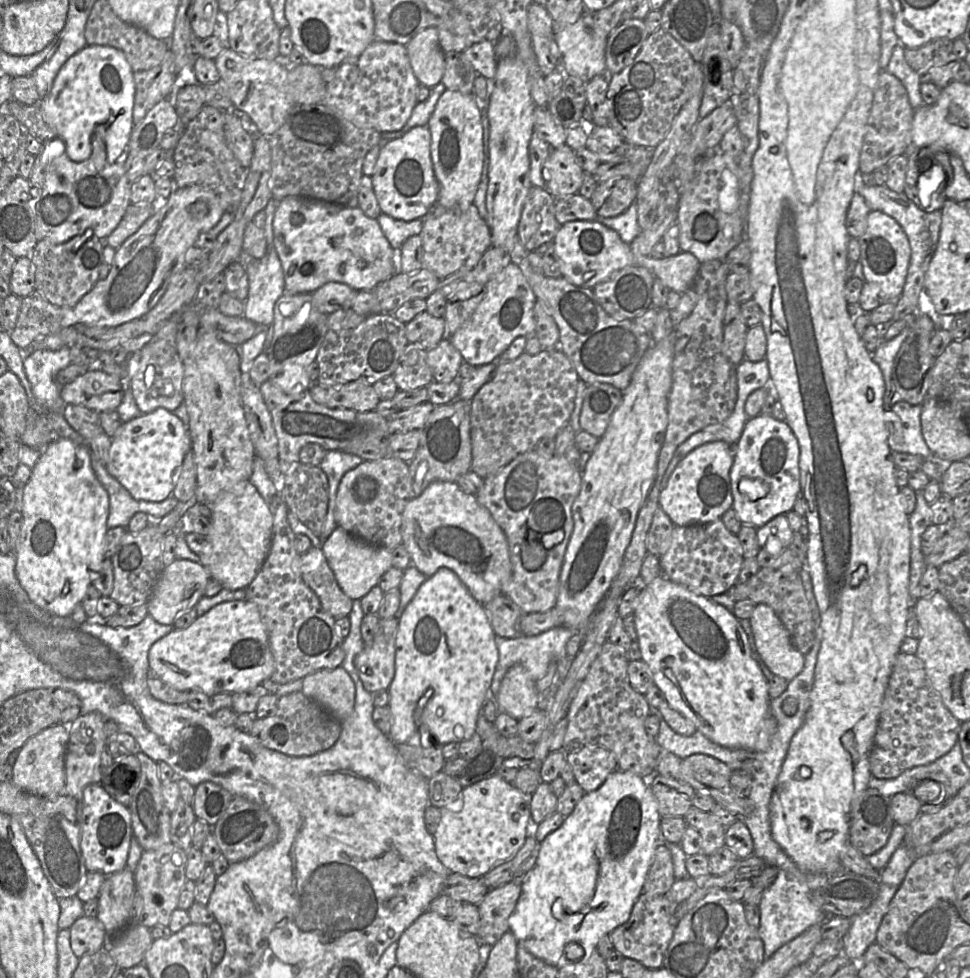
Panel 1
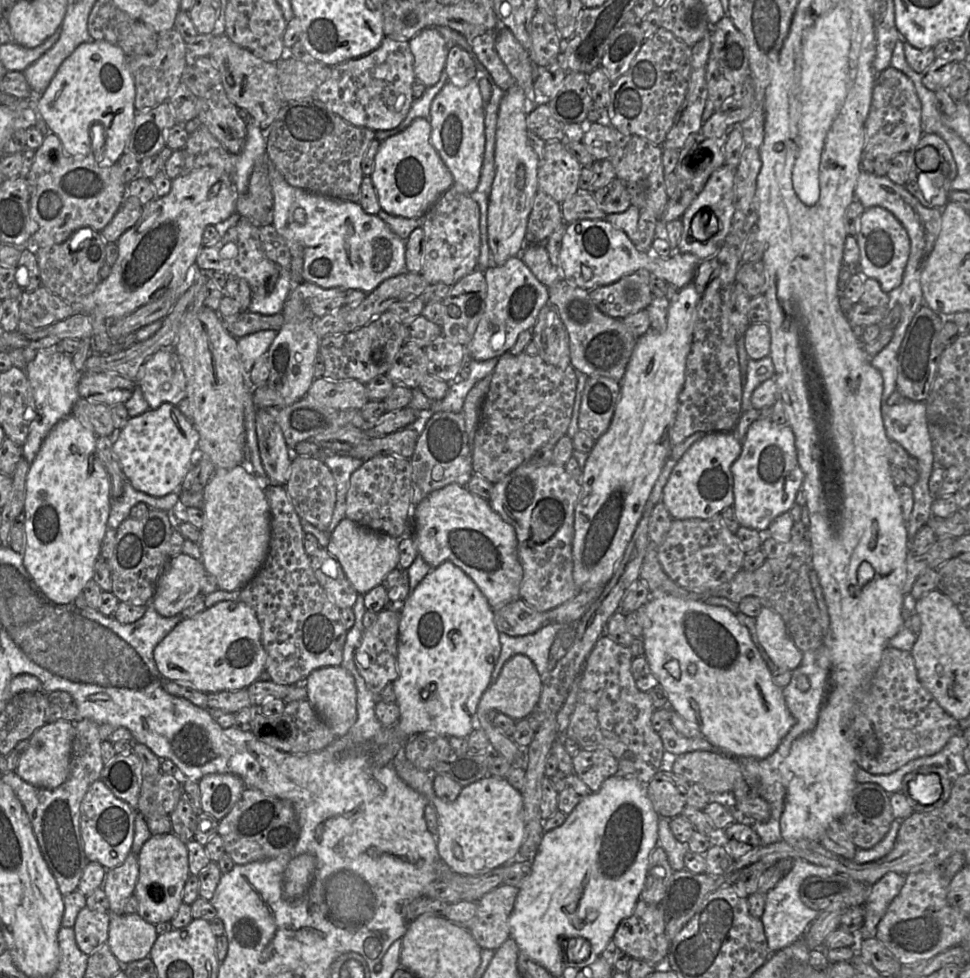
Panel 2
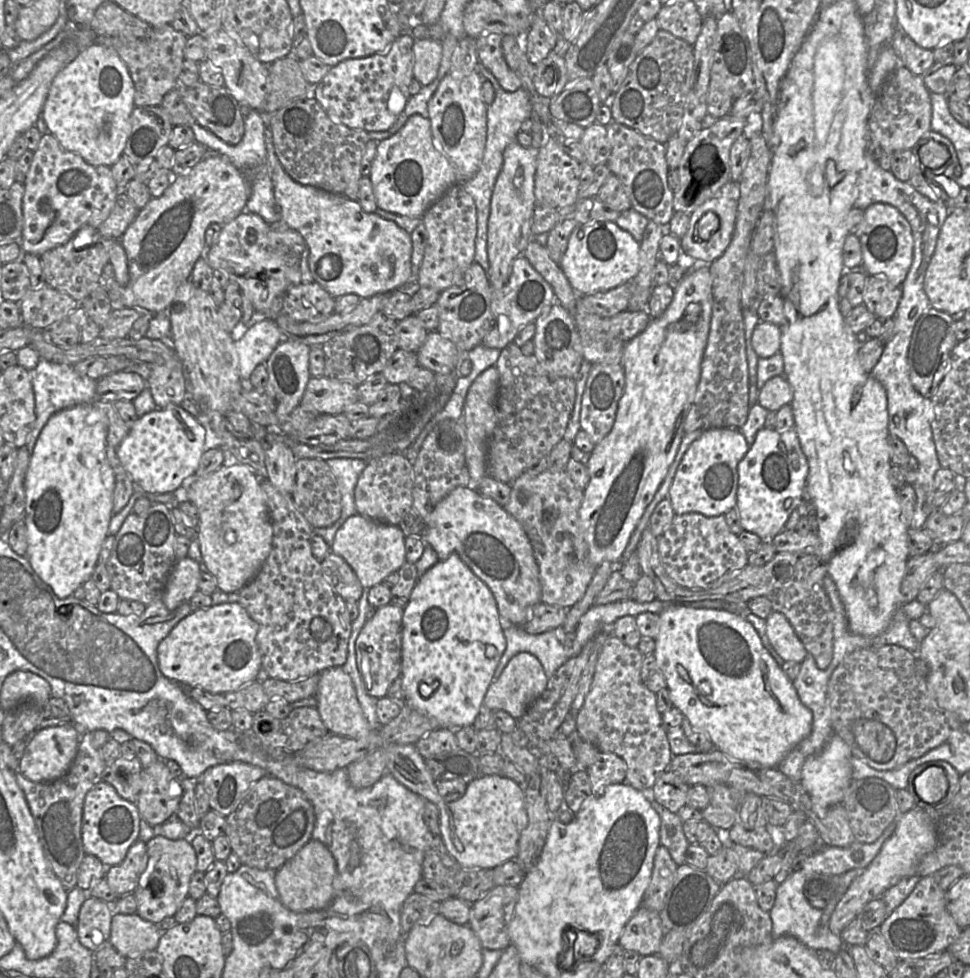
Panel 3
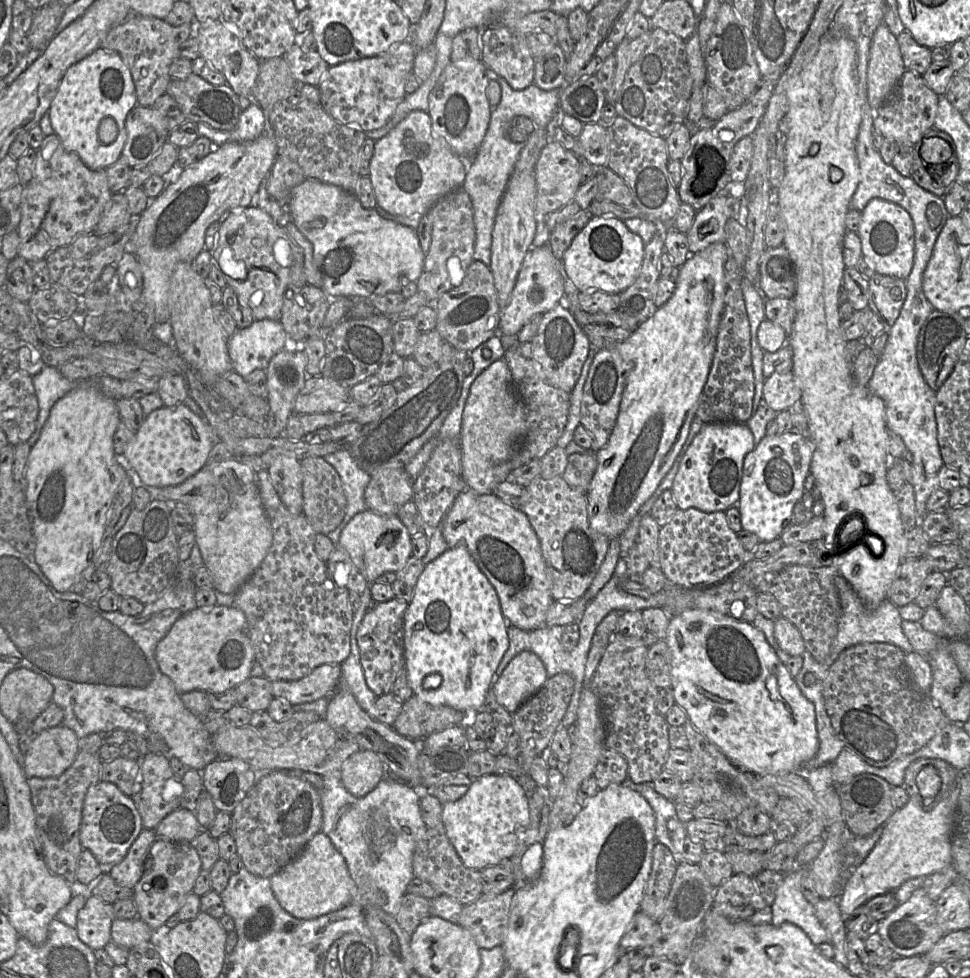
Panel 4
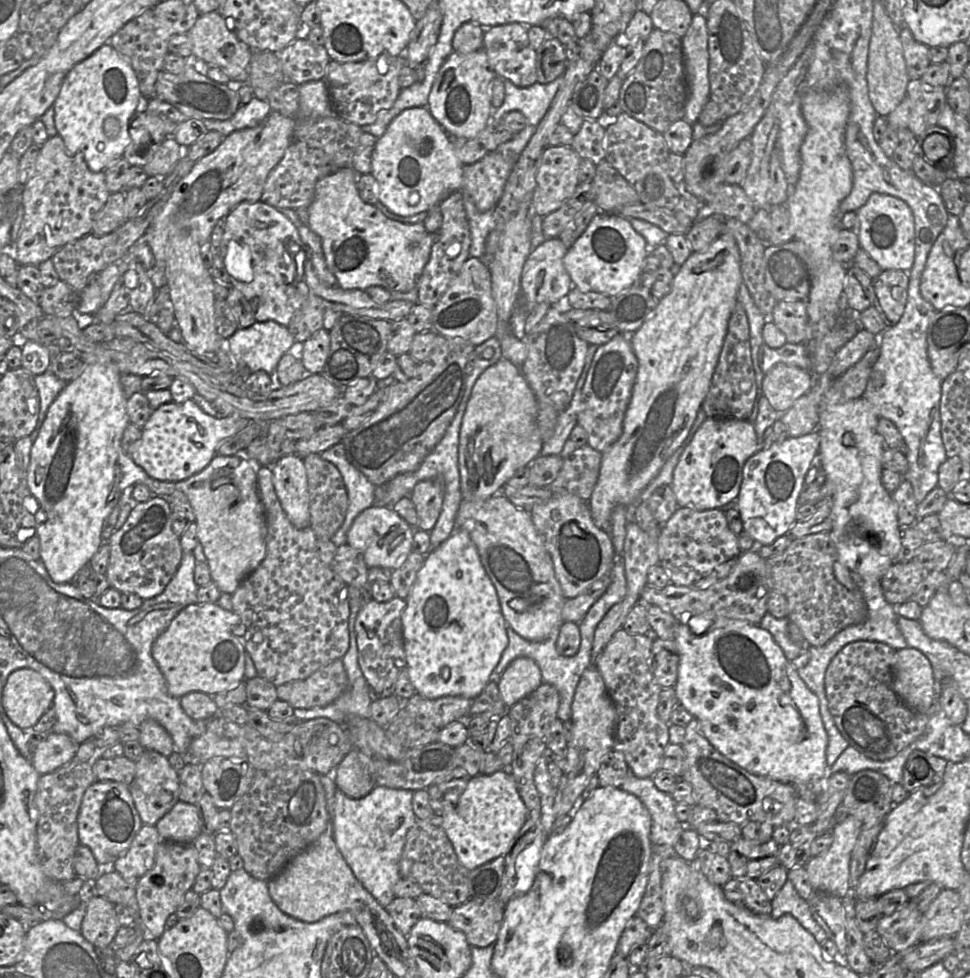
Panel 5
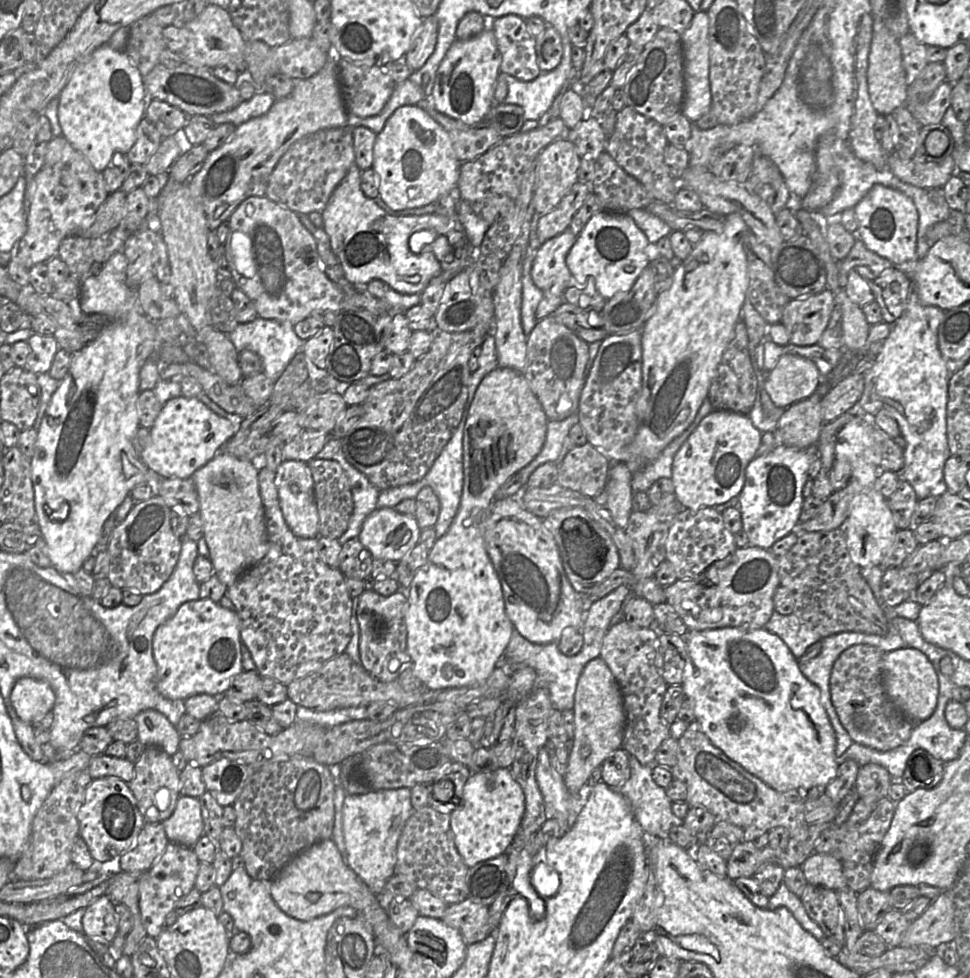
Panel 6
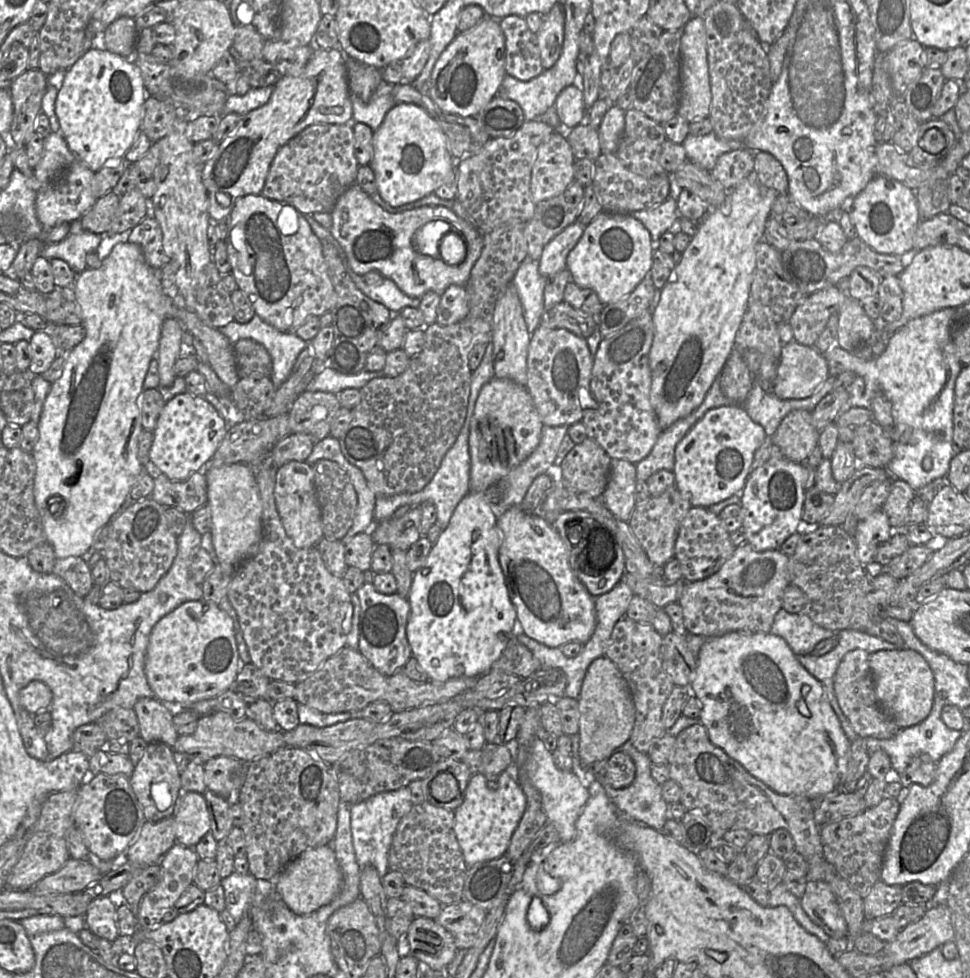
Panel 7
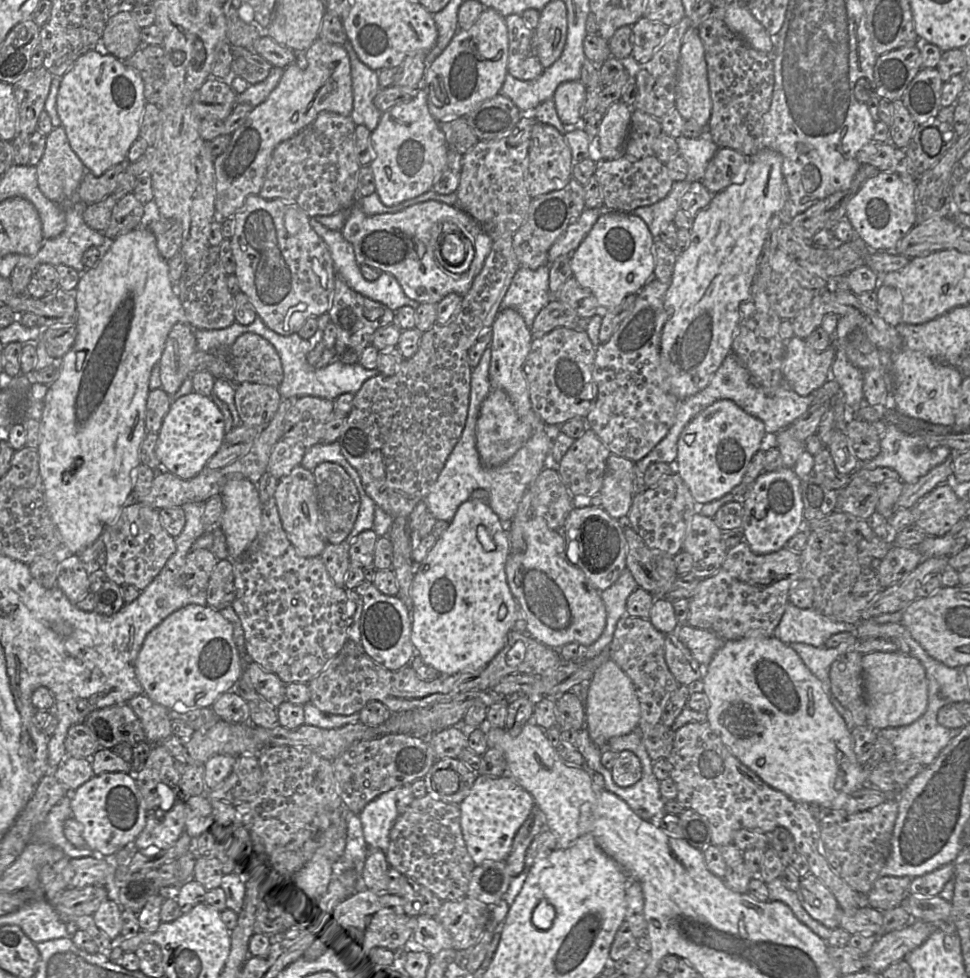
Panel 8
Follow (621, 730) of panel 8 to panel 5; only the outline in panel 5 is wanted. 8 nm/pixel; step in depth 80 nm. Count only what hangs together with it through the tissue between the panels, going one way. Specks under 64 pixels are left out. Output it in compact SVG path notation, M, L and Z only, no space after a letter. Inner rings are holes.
M590 664L578 682L572 703L573 738L568 743L566 767L554 798L554 819L567 815L574 807L591 777L597 774L603 759L613 751L616 711L603 678L595 664Z

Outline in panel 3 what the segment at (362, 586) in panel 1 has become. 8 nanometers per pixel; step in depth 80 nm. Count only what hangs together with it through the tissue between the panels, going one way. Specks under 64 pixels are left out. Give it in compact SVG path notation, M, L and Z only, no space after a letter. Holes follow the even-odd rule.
M360 514L349 517L337 531L331 551L341 556L354 570L364 588L372 588L382 583L383 579L406 563L406 536L398 525L376 522Z

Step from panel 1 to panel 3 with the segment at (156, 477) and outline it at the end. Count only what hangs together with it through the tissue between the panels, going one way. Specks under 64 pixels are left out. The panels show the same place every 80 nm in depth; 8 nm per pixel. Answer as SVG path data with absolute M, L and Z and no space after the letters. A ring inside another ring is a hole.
M168 404L140 416L116 448L116 453L133 482L146 492L172 493L183 480L195 474L205 442L205 427L180 405Z

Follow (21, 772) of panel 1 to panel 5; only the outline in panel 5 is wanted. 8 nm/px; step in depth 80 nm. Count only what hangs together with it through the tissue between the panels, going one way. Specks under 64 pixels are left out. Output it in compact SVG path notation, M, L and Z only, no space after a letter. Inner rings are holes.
M50 731L32 750L31 764L40 774L52 773L68 764L77 751L78 744L70 736Z

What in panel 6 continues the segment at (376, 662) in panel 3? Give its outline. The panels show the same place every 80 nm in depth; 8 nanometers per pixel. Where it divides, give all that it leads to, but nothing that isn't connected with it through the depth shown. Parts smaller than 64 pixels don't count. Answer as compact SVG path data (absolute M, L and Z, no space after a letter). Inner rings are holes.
M365 590L359 597L357 619L360 627L359 652L363 668L381 682L392 682L398 678L403 669L411 662L407 651L407 627L405 616L408 610L408 590L397 591L385 597L374 590Z

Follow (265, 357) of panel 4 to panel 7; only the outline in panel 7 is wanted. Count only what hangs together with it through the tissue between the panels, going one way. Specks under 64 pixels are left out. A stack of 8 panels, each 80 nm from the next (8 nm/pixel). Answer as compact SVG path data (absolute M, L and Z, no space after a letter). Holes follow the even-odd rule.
M257 314L248 323L235 320L218 330L232 345L240 339L249 338L267 349L273 363L271 380L276 389L289 377L298 355L309 345L295 332L280 331Z

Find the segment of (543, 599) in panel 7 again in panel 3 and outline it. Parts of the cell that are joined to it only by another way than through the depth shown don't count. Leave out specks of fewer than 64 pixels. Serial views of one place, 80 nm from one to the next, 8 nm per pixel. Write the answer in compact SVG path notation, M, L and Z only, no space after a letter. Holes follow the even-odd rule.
M458 487L447 495L433 510L421 535L426 545L430 545L440 560L456 553L463 562L492 591L500 616L514 626L524 626L530 619L534 606L541 601L542 588L539 567L534 556L531 542L522 525L511 516L503 506L478 491L467 487Z

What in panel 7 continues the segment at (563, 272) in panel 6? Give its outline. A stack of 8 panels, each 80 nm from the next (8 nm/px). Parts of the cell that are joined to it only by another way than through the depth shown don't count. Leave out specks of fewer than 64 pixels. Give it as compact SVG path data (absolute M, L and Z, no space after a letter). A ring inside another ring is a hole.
M575 221L554 237L544 248L539 260L539 272L544 277L567 268L567 258L581 239L586 226Z

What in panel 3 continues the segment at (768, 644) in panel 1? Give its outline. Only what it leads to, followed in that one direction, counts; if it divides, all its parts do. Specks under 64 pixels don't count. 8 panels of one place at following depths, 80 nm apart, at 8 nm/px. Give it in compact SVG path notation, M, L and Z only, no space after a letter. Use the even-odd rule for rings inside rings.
M772 611L766 620L766 634L777 654L785 661L801 663L807 651L787 618Z

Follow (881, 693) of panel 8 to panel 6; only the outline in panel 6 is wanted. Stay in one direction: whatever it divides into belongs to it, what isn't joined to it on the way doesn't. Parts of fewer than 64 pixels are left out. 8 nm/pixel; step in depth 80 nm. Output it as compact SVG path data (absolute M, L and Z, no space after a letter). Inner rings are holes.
M903 647L884 653L882 678L888 698L911 722L922 722L932 715L937 705L939 683L932 663L923 652Z

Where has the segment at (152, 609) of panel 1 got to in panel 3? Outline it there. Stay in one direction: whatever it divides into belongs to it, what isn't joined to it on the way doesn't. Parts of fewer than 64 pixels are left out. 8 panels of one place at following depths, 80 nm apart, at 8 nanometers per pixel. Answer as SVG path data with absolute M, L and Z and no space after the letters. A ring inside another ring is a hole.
M188 556L175 562L167 578L162 601L167 609L174 610L189 602L199 589L201 564Z

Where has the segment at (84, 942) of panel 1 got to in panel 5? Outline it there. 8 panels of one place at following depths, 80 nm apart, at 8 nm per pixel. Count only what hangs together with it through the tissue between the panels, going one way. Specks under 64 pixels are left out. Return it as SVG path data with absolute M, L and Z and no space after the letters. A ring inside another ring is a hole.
M93 895L86 904L81 924L81 934L95 947L113 946L114 937L120 928L114 904Z

